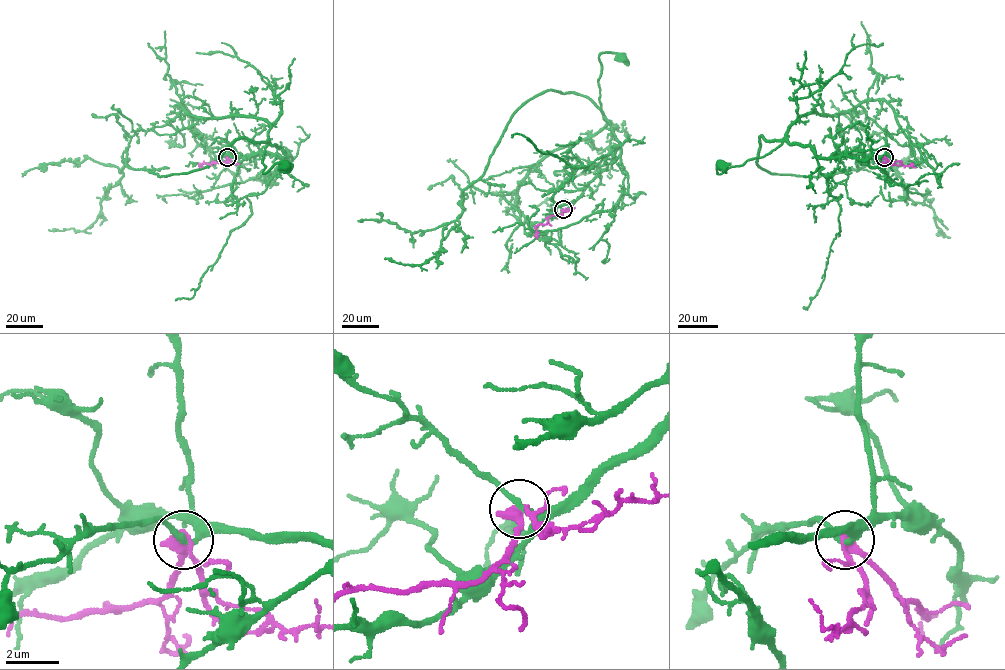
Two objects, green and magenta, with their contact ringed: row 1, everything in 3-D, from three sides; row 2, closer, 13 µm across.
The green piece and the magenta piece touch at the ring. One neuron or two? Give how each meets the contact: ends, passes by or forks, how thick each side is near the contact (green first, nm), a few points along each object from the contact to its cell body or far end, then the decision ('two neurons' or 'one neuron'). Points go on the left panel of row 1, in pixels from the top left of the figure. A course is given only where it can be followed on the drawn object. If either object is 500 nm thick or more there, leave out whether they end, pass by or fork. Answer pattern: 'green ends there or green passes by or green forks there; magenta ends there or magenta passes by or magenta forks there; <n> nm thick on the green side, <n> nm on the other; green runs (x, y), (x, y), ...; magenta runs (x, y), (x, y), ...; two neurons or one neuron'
green passes by; magenta passes by; 240 nm thick on the green side, 360 nm on the other; green runs (227, 157), (277, 154), (284, 158), (280, 147), (270, 143), (263, 153), (263, 173), (277, 163), (285, 165); magenta runs (227, 157), (224, 162), (211, 165), (204, 163), (201, 167); two neurons

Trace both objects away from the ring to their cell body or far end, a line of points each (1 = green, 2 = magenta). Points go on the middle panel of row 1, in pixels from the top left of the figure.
1: (563, 210), (573, 204), (620, 153), (620, 145), (601, 110), (598, 79), (600, 54), (611, 52), (621, 57)
2: (563, 210), (560, 215), (550, 215), (546, 224), (535, 227), (537, 238)

